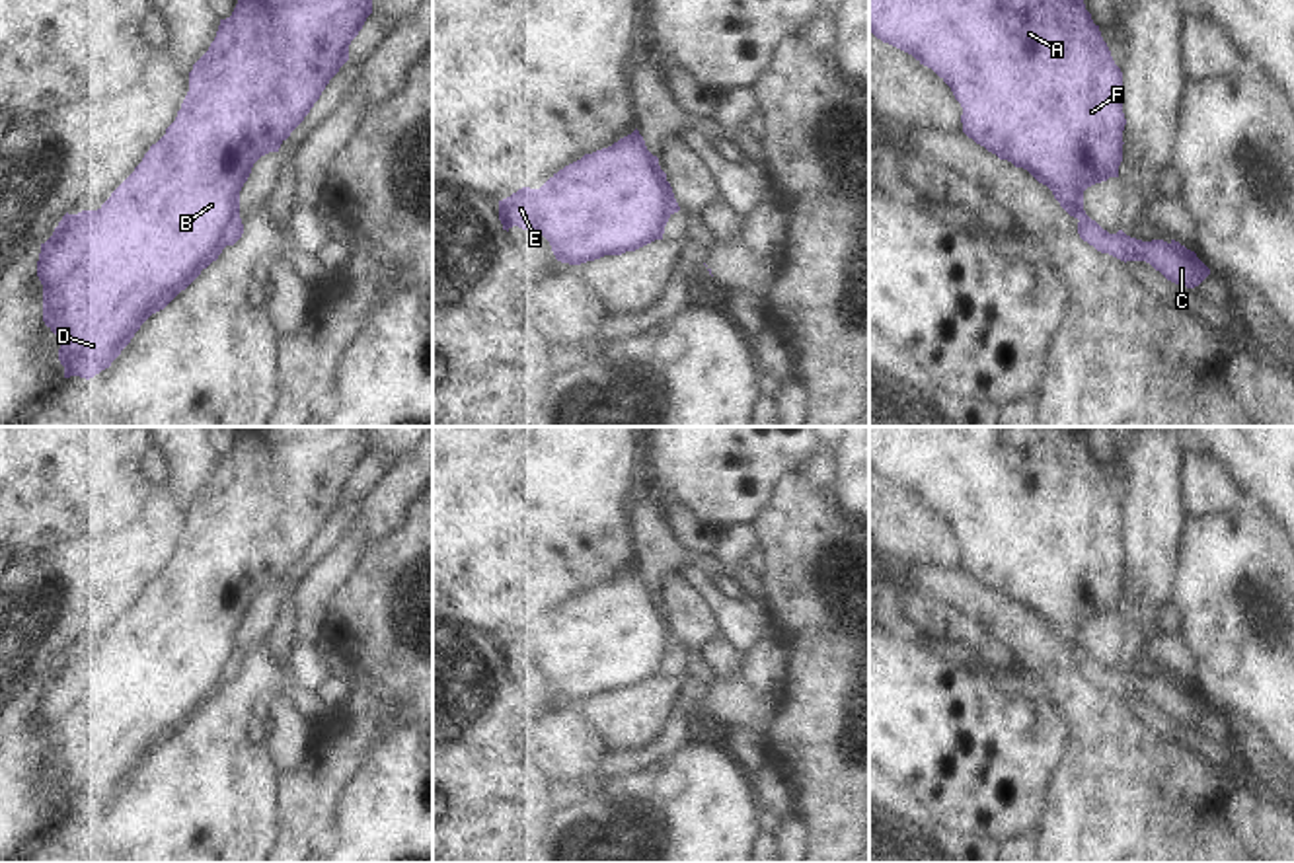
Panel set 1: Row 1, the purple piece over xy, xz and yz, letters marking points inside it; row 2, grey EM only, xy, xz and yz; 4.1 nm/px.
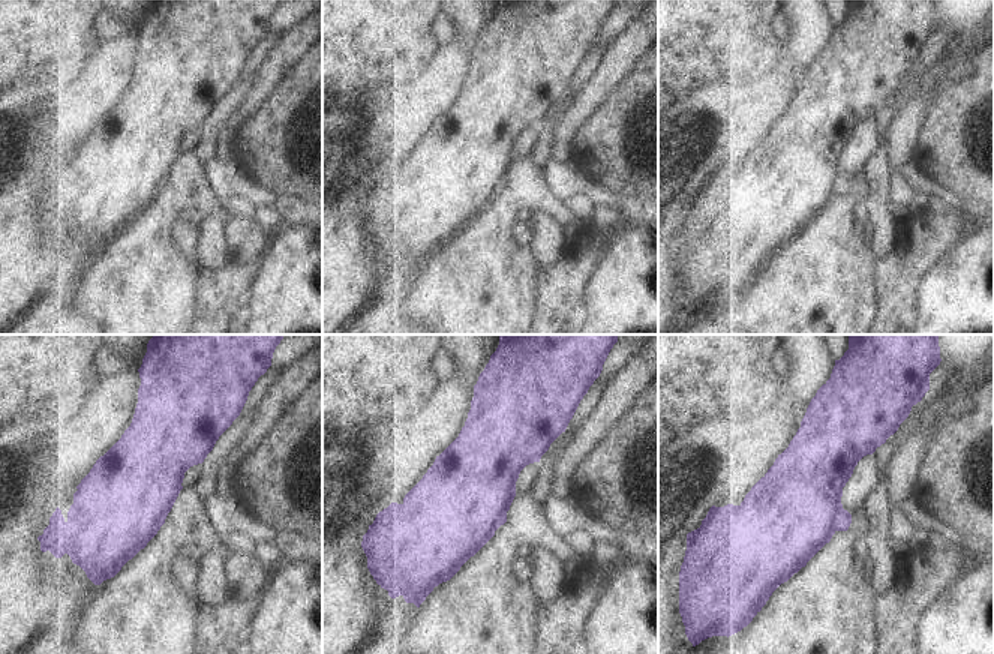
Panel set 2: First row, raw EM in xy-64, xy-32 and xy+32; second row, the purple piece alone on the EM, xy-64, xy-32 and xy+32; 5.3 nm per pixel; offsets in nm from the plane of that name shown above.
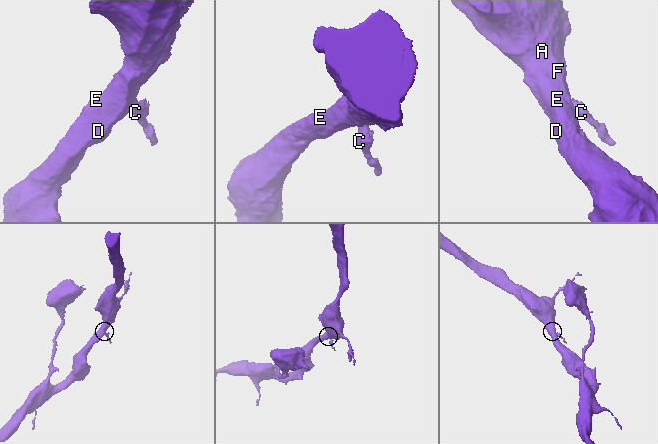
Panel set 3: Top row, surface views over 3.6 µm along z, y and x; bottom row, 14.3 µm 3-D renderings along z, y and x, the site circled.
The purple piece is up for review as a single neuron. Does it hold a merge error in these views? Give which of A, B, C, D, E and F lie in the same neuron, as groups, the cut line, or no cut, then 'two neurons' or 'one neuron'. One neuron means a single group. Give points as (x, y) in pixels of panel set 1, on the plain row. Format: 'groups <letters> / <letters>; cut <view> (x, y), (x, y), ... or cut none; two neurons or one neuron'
groups A B D E F / C; cut xy (238, 653), (228, 665), (227, 680); two neurons

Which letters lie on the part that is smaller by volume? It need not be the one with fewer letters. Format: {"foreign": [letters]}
{"foreign": ["C"]}

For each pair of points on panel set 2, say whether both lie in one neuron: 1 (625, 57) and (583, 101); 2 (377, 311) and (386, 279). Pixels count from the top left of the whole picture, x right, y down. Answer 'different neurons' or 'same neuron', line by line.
1: same neuron
2: different neurons

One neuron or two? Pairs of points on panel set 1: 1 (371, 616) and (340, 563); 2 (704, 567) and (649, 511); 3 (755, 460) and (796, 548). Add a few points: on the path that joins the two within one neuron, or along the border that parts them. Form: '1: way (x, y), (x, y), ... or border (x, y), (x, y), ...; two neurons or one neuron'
1: border (377, 542), (336, 593), (332, 622); two neurons
2: way (686, 560), (651, 528); one neuron
3: border (799, 468), (782, 484), (774, 503), (755, 526); two neurons

